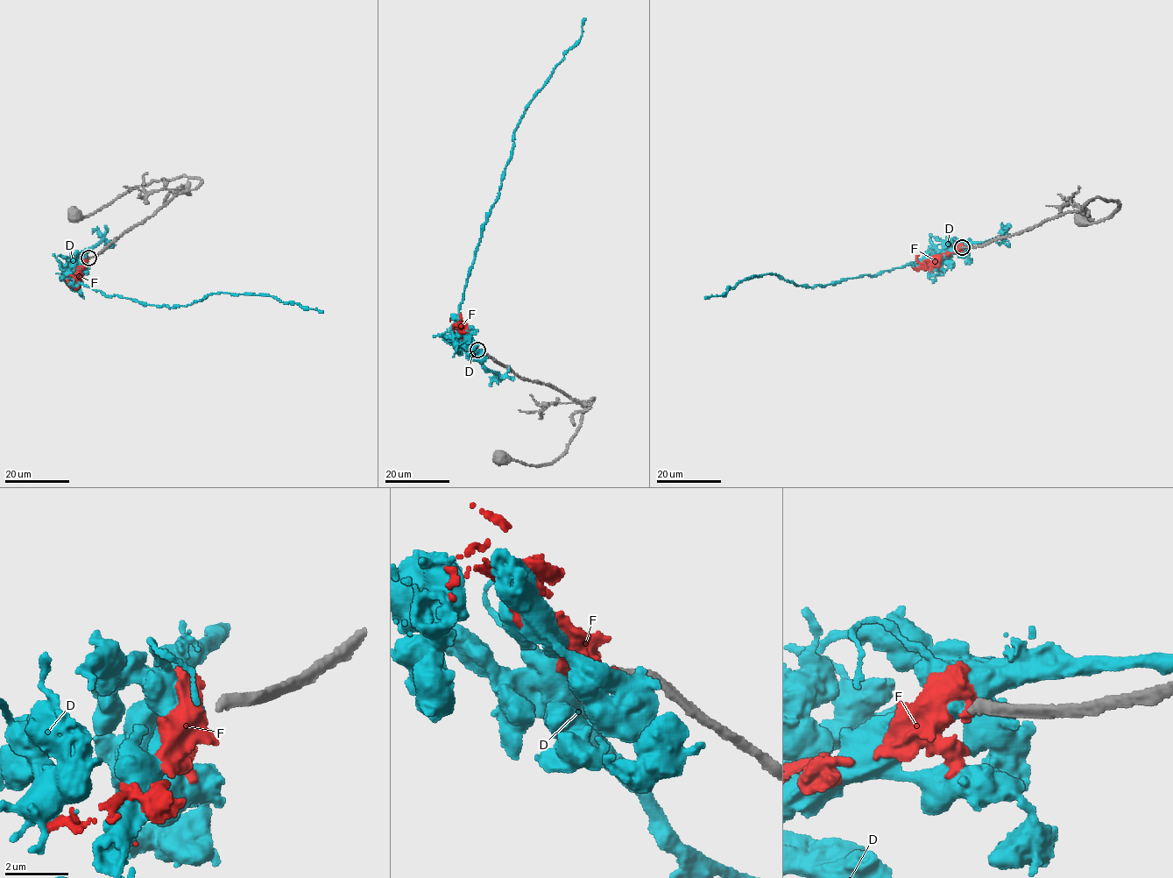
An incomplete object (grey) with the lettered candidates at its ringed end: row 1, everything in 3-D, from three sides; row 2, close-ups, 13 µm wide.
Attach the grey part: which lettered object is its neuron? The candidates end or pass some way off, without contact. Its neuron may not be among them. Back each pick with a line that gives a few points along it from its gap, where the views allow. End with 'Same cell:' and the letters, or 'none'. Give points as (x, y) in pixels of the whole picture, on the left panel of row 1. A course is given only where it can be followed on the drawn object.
D: it runs (86, 258), (71, 285), (107, 295), (170, 308), (212, 293), (261, 294), (322, 312)
Same cell: D

